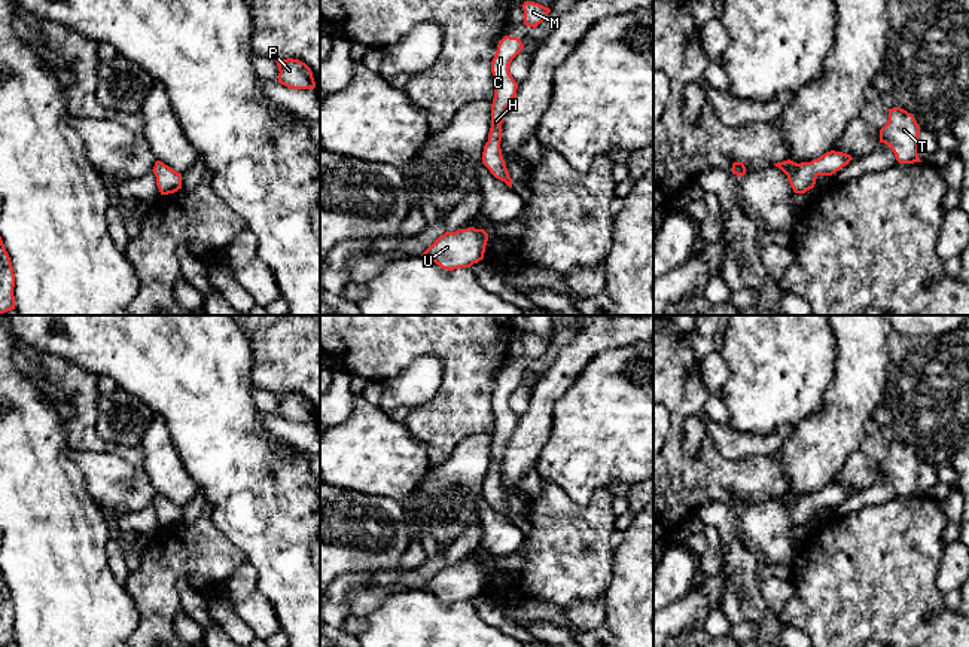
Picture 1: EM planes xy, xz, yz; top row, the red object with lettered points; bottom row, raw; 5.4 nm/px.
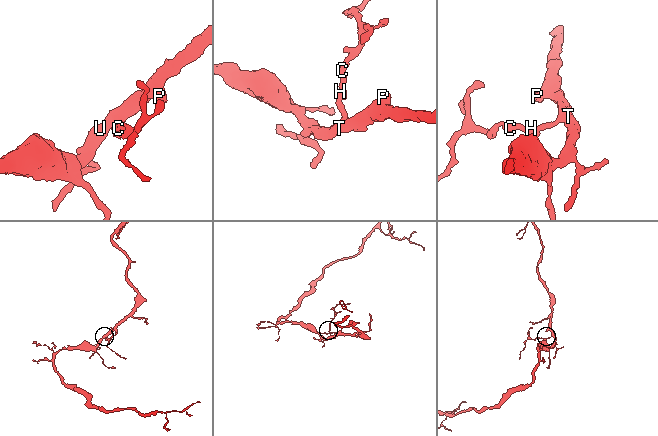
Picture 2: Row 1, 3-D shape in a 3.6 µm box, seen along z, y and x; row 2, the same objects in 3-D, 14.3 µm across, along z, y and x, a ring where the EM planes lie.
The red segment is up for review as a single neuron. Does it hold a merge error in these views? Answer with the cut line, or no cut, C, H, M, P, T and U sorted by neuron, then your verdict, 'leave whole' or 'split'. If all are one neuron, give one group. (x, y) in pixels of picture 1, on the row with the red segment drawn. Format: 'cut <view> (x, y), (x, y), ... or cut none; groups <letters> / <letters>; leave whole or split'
cut none; groups C H M P T U; leave whole

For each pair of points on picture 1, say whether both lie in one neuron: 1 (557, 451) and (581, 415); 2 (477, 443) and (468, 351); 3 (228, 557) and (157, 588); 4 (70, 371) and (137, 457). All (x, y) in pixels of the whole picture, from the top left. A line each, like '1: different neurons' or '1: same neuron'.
1: same neuron
2: different neurons
3: same neuron
4: same neuron

